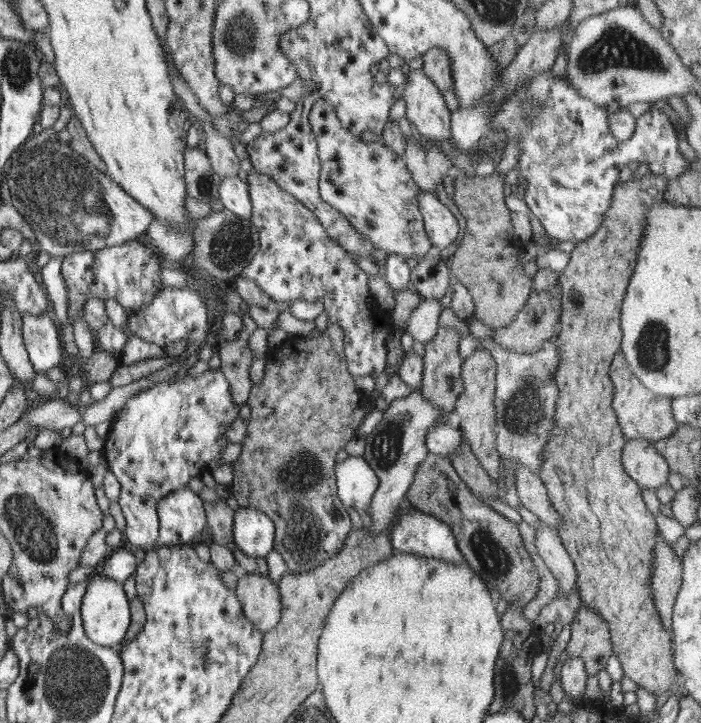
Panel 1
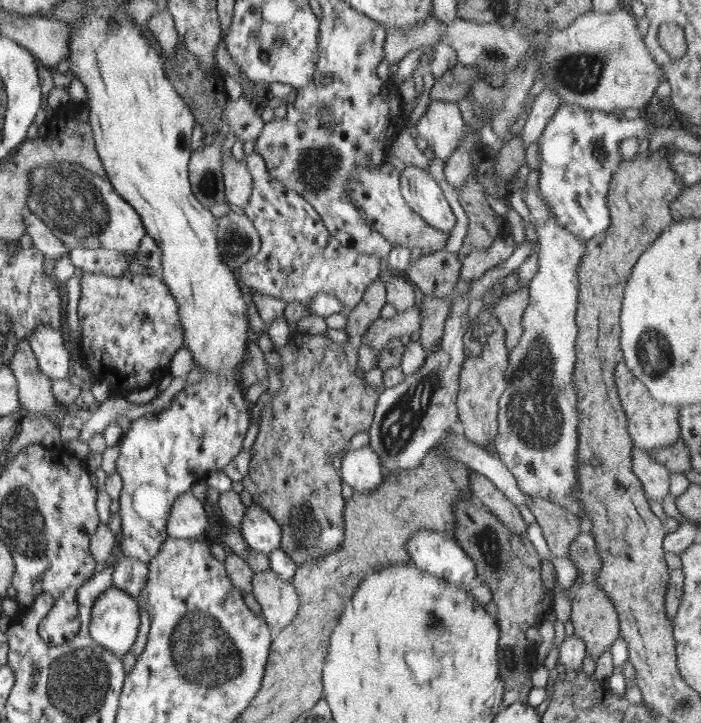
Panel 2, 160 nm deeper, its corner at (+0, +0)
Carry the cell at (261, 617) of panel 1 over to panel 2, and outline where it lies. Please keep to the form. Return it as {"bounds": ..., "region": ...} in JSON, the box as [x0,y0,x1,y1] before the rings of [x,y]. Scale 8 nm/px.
{"bounds":[252,569,302,626],"region":[[[268,569],[255,573],[252,579],[253,594],[262,607],[268,626],[288,626],[302,606],[298,593],[291,581],[285,581]]]}

